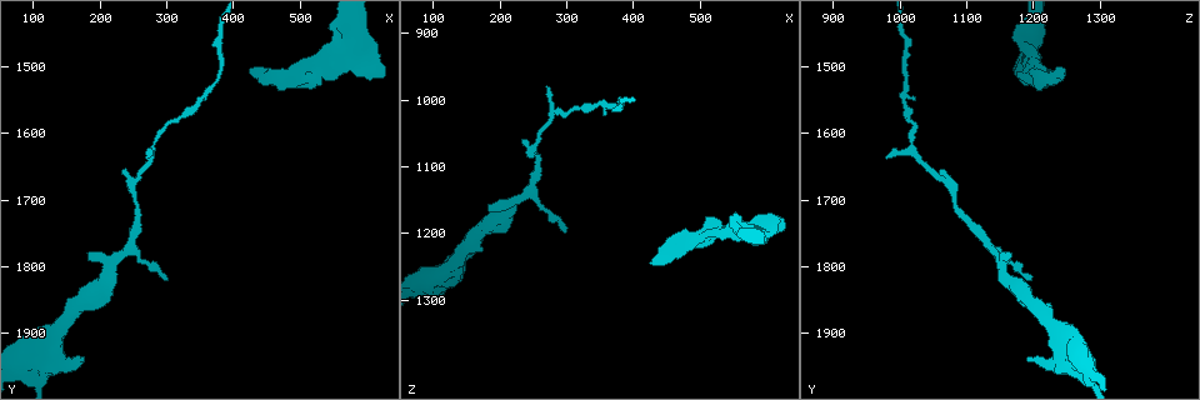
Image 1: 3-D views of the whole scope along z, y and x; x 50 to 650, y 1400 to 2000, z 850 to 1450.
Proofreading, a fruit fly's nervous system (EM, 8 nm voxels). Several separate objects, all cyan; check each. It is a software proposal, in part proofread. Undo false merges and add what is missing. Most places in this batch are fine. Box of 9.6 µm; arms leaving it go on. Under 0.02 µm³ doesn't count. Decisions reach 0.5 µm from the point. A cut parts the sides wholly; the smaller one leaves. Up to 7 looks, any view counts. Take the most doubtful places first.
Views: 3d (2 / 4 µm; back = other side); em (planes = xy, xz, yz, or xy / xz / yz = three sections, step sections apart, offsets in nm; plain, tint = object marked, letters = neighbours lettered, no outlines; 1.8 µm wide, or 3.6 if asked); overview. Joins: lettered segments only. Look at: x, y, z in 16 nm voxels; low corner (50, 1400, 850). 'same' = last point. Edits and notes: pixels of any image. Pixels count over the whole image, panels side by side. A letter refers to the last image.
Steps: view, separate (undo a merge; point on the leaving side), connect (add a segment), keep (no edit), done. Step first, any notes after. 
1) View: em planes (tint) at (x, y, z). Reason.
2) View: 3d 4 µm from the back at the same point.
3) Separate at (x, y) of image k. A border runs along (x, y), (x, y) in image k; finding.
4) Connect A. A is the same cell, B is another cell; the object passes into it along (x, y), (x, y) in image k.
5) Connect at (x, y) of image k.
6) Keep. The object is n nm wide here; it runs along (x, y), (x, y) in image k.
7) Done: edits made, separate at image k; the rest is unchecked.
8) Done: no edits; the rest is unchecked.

View: em planes (plain) at (425, 1505, 1250). An open end.

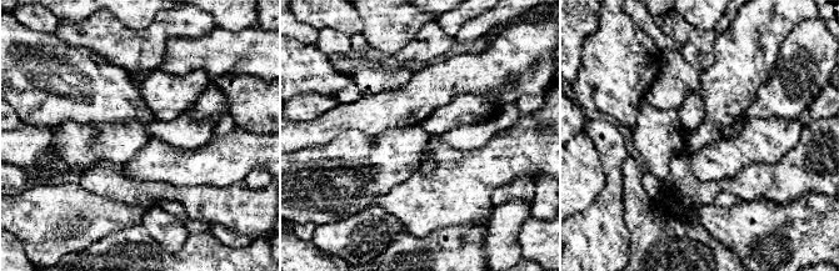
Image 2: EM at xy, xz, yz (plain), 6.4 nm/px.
View: em planes (letters) at the same point.

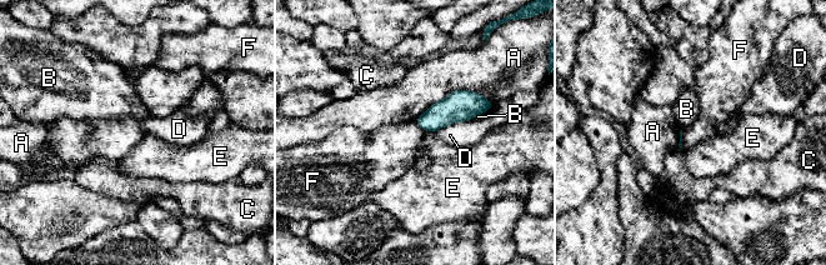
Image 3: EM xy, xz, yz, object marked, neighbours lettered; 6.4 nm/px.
Keep. A, B, C, D, E and F are other cells; none of them fits.

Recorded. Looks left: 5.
View: em planes (plain) at (560, 1475, 1200). Side arm on a straight run.

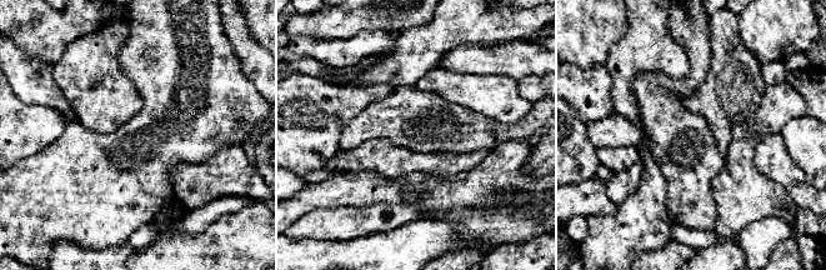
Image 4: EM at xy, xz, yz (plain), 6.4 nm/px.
View: em planes (letters) at the same point.

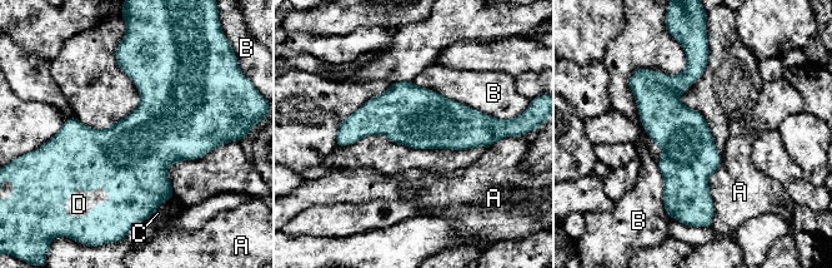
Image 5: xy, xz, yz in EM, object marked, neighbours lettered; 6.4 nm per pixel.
Connect at (79, 204) of image 5. The object is 340 nm wide here; D is the same cell, A, B and C are other cells; the cell continues.

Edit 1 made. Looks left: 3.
View: overview.

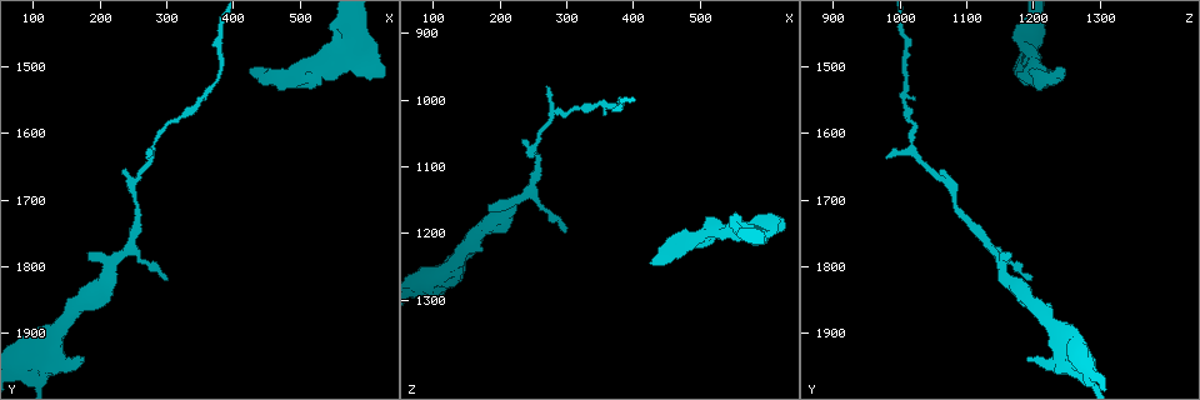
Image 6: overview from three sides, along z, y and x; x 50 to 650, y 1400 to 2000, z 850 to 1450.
View: em 3.6 µm planes (plain) at (100, 1935, 1270). Thick turns thin.

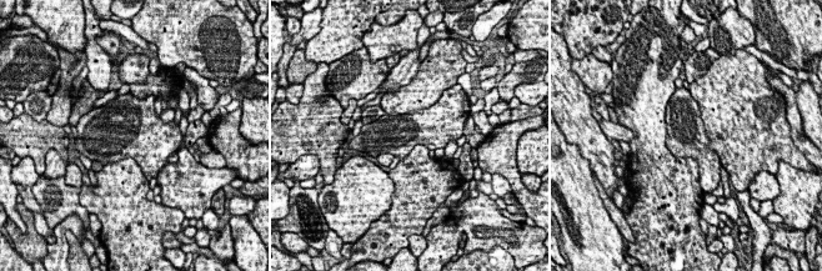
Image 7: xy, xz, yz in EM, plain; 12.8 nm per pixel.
View: em 3.6 µm planes (letters) at the same point. What lies round it.

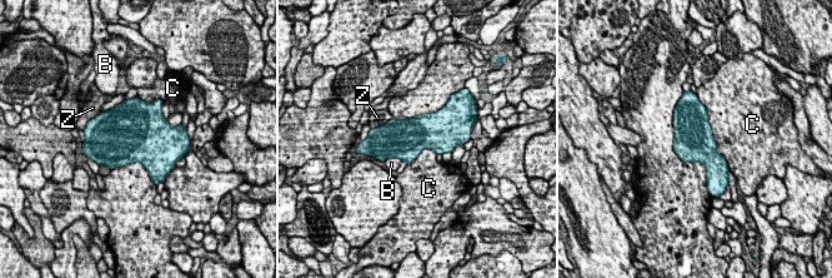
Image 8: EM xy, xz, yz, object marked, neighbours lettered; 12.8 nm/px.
Keep. B, C and Z are other cells; a border runs along (696, 97), (728, 168) in image 8; one cell here.

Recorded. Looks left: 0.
Done: edits made, connect at image 5; the rest is unchecked.

